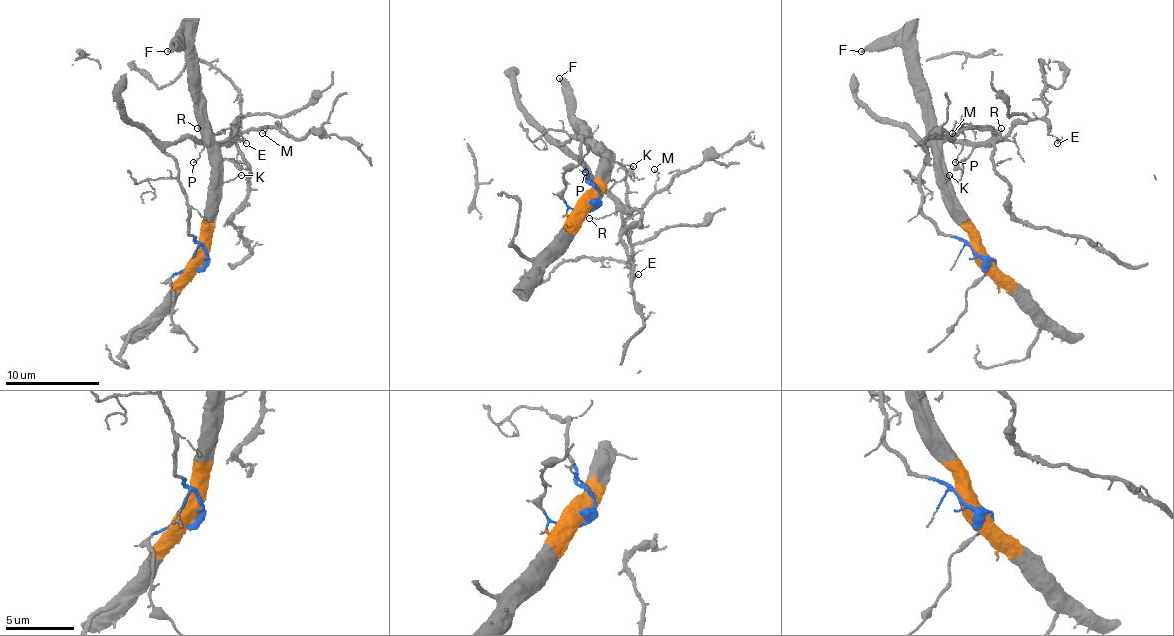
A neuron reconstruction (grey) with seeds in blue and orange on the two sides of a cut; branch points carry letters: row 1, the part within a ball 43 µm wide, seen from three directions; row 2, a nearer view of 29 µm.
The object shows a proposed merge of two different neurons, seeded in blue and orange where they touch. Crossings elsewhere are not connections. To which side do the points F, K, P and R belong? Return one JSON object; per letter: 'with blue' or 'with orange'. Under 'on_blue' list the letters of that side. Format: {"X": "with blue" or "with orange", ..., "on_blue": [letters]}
{"F": "with orange", "K": "with orange", "P": "with blue", "R": "with orange", "on_blue": ["P"]}

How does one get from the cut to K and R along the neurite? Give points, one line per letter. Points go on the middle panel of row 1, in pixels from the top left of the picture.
K: (593, 202), (600, 195), (604, 171), (614, 162), (633, 166)
R: (593, 202), (600, 195), (607, 174), (607, 159), (616, 162), (626, 176), (626, 206), (607, 216), (588, 218)

